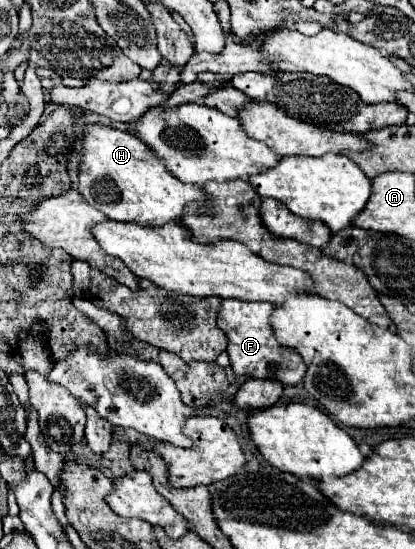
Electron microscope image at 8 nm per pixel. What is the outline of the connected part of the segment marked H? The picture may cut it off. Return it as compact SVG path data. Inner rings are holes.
M90 124L84 128L84 148L80 152L78 190L86 202L116 222L138 222L158 228L164 224L182 224L184 208L200 204L198 214L214 212L214 198L200 186L190 186L172 176L162 158L138 136L114 128Z

